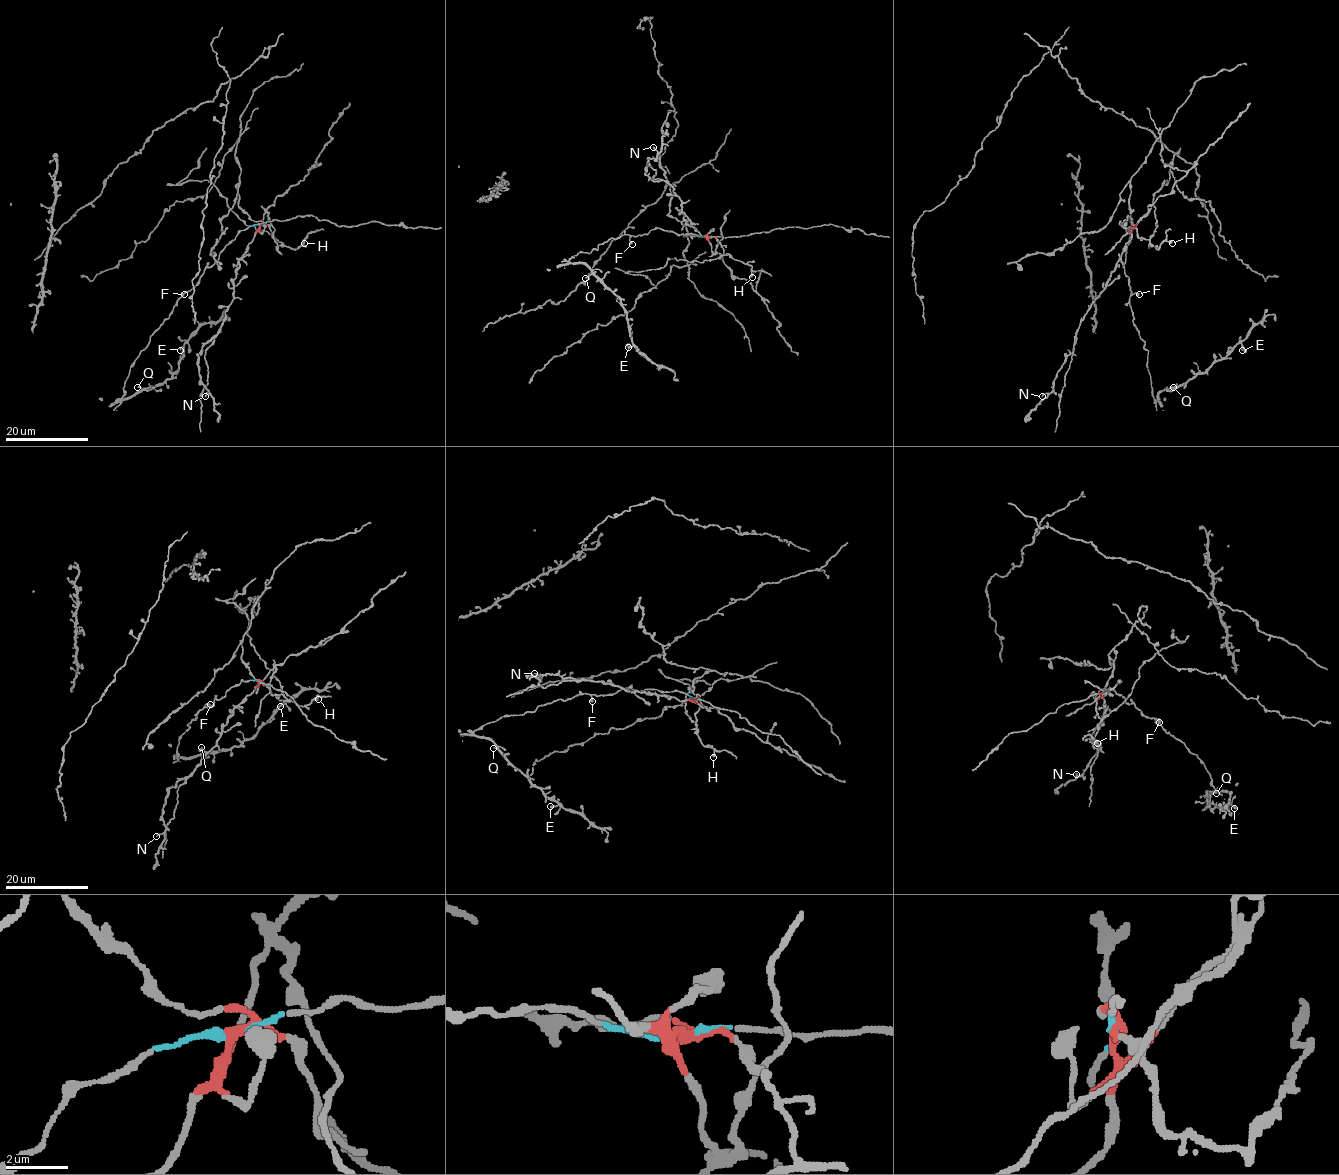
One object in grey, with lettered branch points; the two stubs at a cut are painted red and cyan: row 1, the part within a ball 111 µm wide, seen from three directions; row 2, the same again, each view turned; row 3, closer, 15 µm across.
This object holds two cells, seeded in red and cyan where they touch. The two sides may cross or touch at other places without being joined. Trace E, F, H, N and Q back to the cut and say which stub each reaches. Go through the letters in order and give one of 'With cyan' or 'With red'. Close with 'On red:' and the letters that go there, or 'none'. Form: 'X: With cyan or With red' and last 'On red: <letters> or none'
E: With cyan
F: With cyan
H: With red
N: With red
Q: With cyan
On red: H, N

